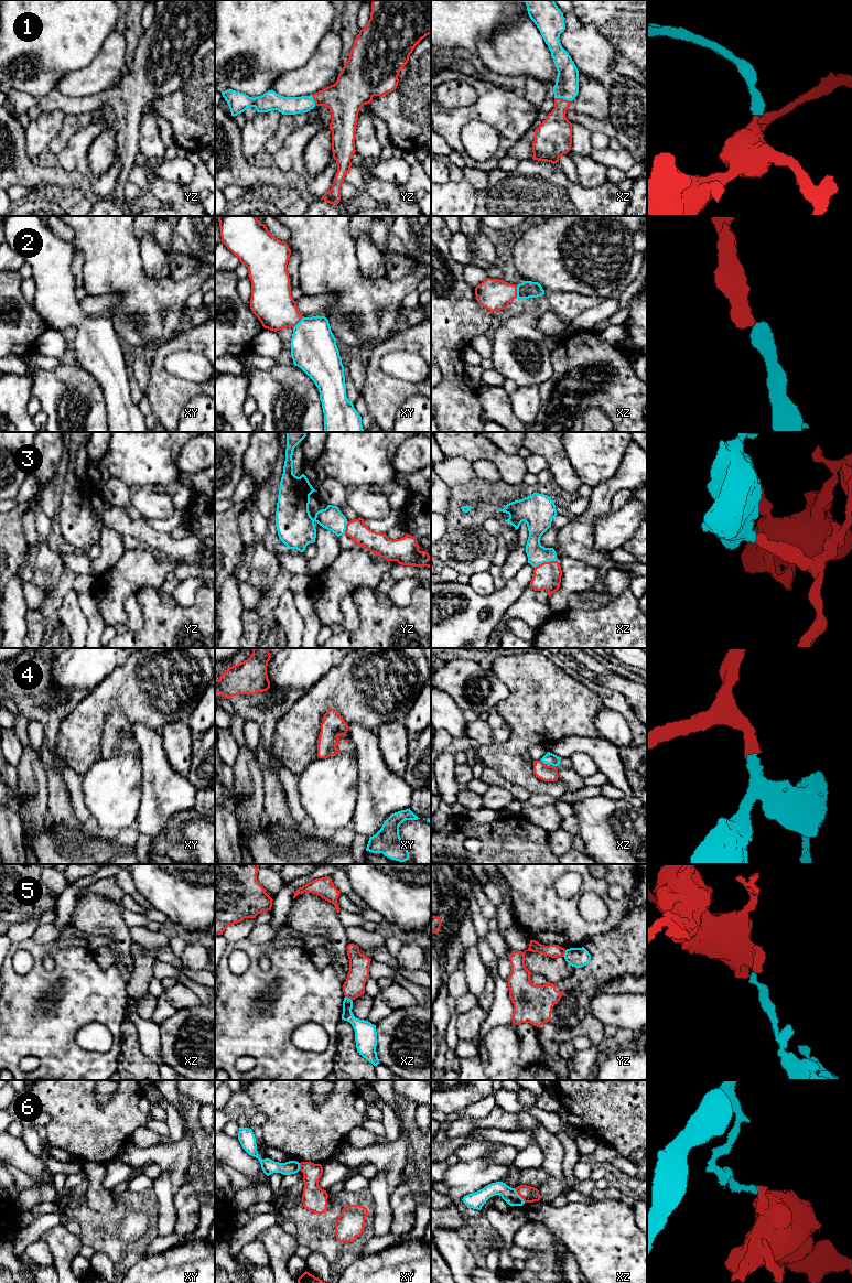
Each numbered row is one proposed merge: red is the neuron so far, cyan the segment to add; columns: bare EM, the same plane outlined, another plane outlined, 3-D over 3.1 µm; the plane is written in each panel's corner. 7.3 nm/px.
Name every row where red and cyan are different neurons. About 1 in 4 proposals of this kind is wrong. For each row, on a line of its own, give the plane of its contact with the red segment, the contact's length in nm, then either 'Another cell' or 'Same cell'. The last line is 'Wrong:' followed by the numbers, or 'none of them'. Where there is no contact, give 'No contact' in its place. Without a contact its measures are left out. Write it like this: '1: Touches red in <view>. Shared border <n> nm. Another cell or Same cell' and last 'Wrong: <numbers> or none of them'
1: Touches red in xz. Shared border 120 nm. Same cell
2: Touches red in xy. Shared border 120 nm. Same cell
3: Touches red in xz. Shared border 180 nm. Same cell
4: Touches red in xz. Shared border 30 nm. Same cell
5: Touches red in xz. Shared border 70 nm. Another cell
6: Touches red in xz. Shared border 130 nm. Another cell
Wrong: 5, 6

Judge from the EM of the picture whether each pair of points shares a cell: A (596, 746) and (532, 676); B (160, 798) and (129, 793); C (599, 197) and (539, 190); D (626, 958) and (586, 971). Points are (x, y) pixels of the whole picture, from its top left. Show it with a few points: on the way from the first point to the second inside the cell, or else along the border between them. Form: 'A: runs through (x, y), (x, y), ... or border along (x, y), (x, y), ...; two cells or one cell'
A: border along (599, 735), (569, 735), (562, 740); two cells
B: border along (141, 768), (141, 804), (136, 820); two cells
C: runs through (584, 197), (553, 196); one cell
D: runs through (616, 958), (612, 958), (596, 971); one cell

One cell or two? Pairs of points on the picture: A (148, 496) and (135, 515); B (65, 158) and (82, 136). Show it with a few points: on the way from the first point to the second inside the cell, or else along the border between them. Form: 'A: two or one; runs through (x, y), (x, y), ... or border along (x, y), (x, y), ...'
A: two; border along (132, 506), (142, 517)
B: one; runs through (71, 152), (82, 141)

